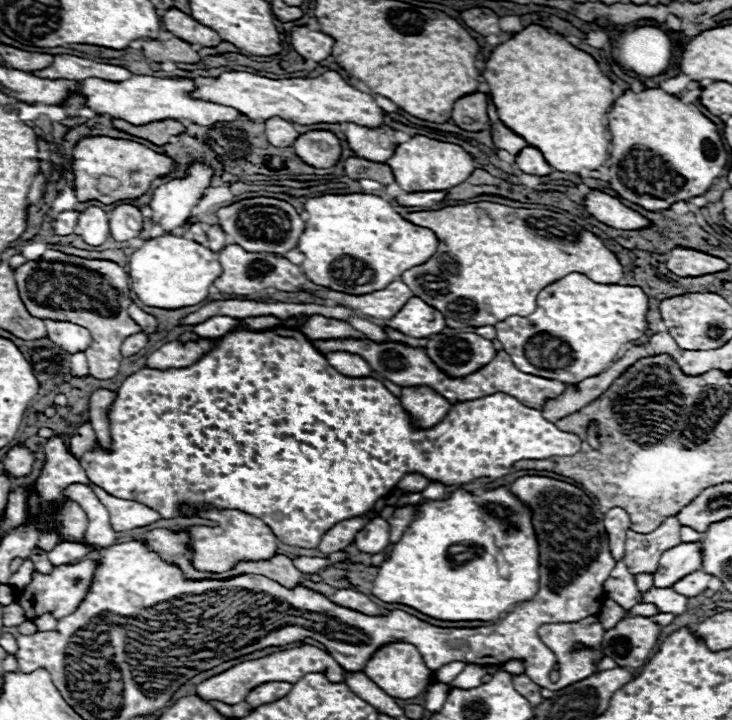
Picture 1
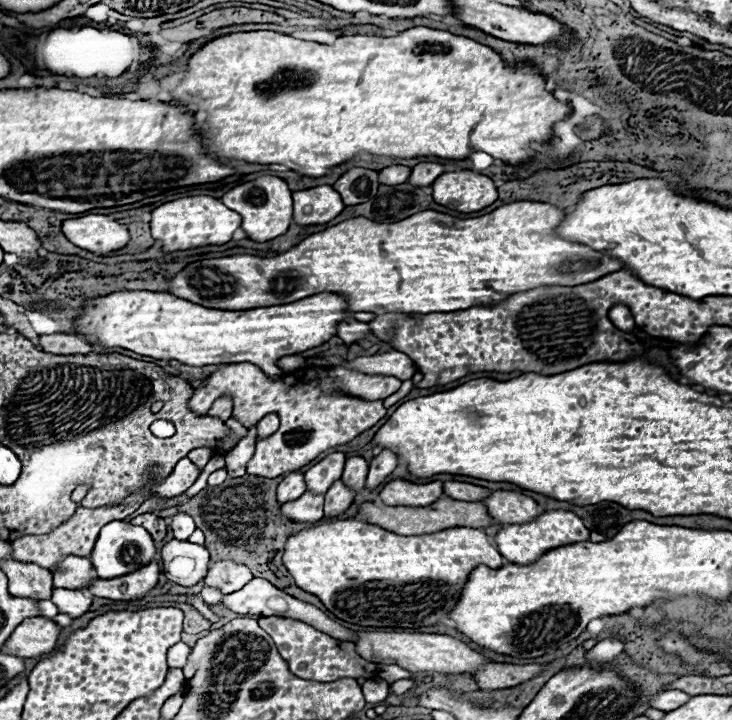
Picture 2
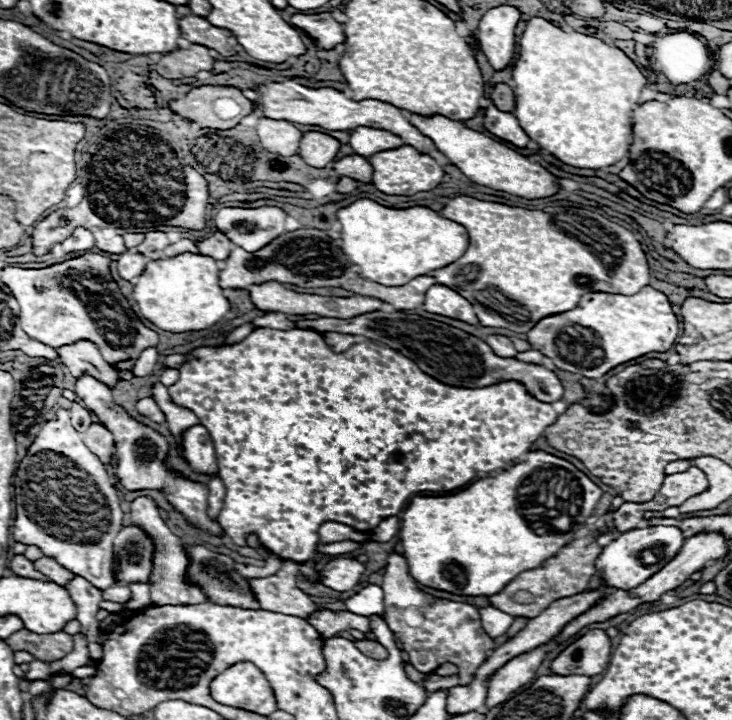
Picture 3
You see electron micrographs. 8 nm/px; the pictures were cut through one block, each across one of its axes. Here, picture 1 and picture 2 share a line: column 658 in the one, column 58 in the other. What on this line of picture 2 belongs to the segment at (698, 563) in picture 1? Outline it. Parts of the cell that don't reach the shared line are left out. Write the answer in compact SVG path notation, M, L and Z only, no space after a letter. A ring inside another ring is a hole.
M64 556L60 560L60 564L50 572L52 572L54 588L82 590L88 586L90 580L96 578L92 562L88 558L80 558L80 556Z

